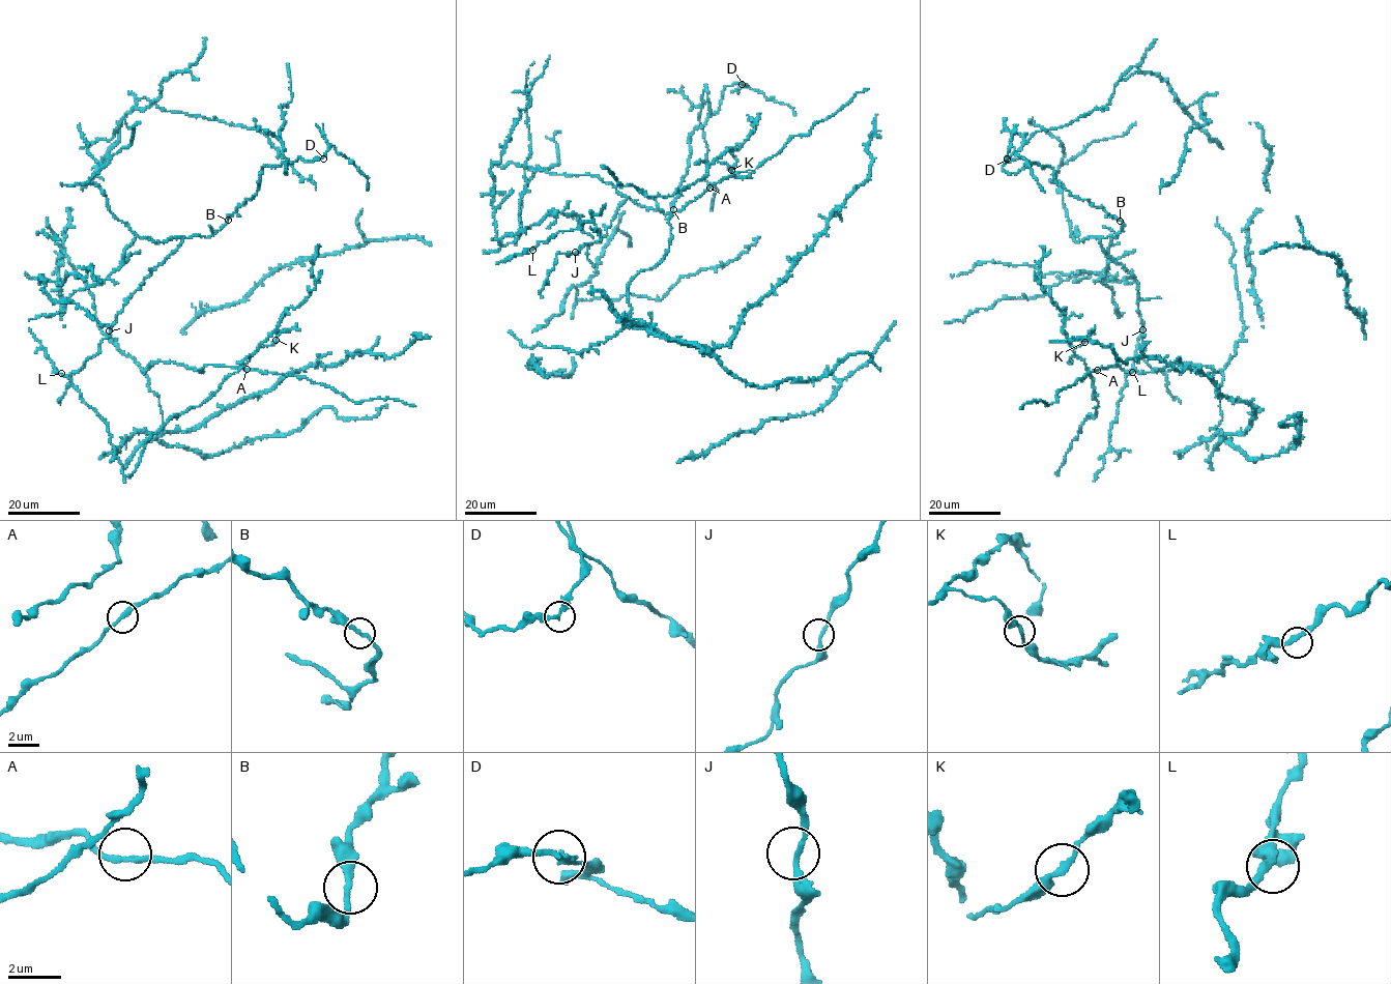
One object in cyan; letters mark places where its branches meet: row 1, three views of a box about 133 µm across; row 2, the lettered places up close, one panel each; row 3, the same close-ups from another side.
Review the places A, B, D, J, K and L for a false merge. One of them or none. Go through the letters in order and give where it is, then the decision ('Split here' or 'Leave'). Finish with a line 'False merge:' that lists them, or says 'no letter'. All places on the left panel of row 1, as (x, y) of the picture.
A: Place: (247, 369). Leave
B: Place: (228, 220). Leave
D: Place: (323, 158). Split here
J: Place: (109, 330). Leave
K: Place: (276, 340). Leave
L: Place: (61, 373). Leave
False merge: D

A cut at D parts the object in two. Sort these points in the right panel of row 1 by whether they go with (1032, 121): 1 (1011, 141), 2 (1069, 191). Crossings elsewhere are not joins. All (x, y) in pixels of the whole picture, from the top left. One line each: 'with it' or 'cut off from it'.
1: cut off from it
2: with it

